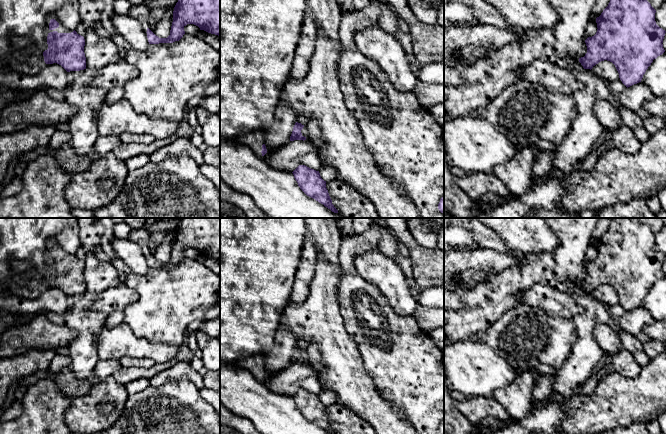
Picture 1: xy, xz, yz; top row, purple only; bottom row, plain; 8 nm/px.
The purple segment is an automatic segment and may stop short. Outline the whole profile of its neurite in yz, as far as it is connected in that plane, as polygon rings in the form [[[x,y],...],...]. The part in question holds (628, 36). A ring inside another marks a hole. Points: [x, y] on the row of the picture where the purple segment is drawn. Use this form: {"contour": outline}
{"contour": [[[610,0],[596,18],[596,34],[585,40],[587,53],[579,58],[583,68],[591,70],[599,62],[607,60],[615,65],[627,88],[641,82],[653,60],[665,52],[662,43],[666,31],[656,24],[655,13],[647,0]]]}

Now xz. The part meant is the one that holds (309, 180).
{"contour": [[[299,165],[292,173],[298,186],[307,196],[323,204],[332,212],[338,213],[338,210],[332,204],[326,188],[326,181],[321,178],[319,171],[305,165]]]}

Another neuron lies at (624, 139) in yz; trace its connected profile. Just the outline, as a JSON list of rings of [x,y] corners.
[[[621,125],[614,132],[611,132],[615,148],[627,154],[636,154],[641,147],[641,142],[634,132],[626,125]]]

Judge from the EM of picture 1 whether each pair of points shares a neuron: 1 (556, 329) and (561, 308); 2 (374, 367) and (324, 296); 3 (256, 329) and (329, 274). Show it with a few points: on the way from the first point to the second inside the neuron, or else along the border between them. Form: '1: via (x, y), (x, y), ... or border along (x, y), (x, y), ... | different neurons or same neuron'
1: border along (538, 307), (550, 315), (571, 319) | different neurons
2: border along (338, 301), (338, 309), (345, 331), (355, 345) | different neurons
3: border along (289, 303), (281, 314), (279, 324) | different neurons

